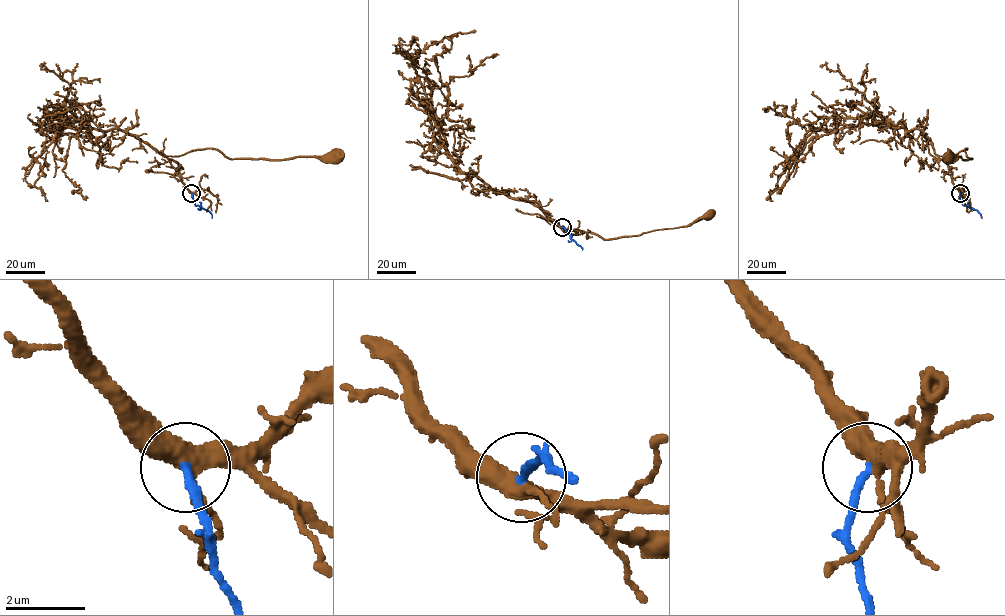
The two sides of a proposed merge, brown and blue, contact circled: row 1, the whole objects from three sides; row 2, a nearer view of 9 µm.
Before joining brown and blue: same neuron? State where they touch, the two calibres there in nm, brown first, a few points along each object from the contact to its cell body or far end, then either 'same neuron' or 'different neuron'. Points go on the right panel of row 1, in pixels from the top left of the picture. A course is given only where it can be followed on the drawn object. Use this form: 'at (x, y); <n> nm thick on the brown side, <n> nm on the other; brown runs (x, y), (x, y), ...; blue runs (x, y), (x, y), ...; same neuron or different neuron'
at (960, 193); 400 nm thick on the brown side, 200 nm on the other; brown runs (960, 193), (952, 181), (948, 165), (939, 157), (953, 156), (967, 148), (965, 155), (972, 158), (948, 157); blue runs (960, 193), (962, 204), (977, 210), (982, 218); same neuron

